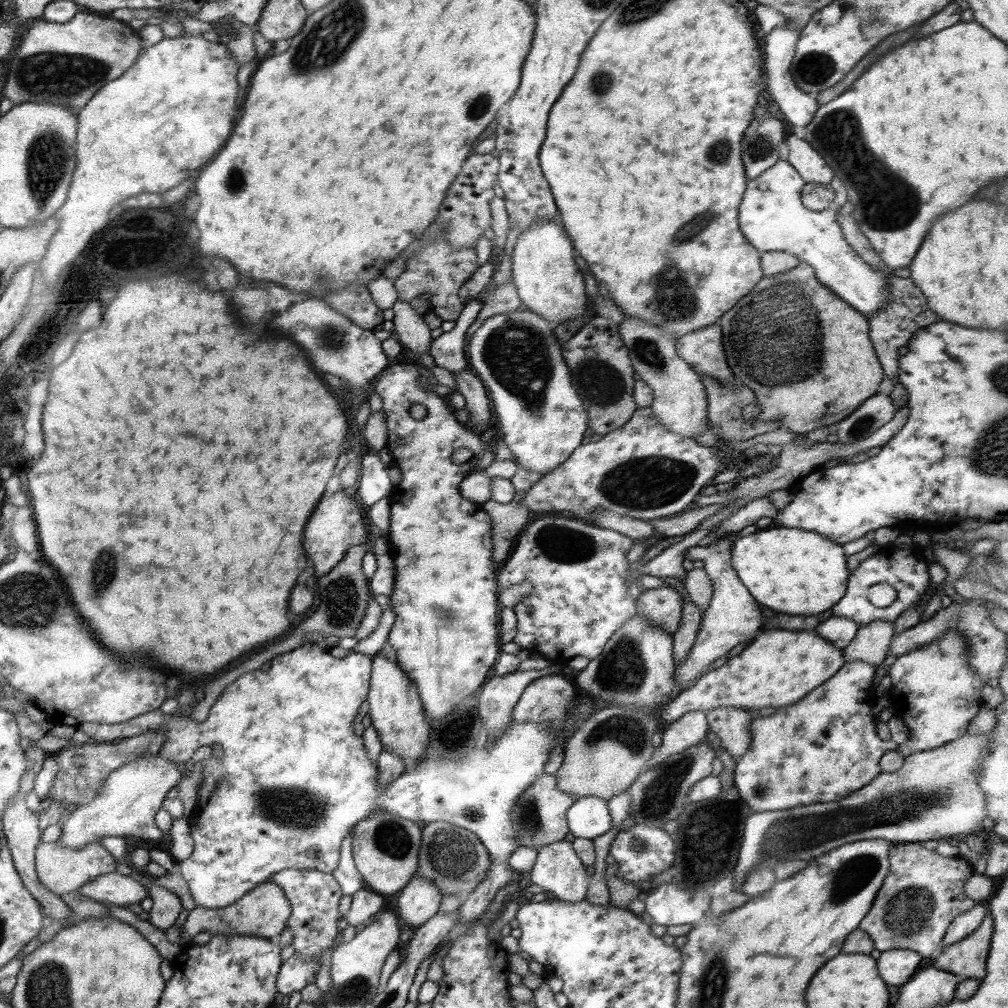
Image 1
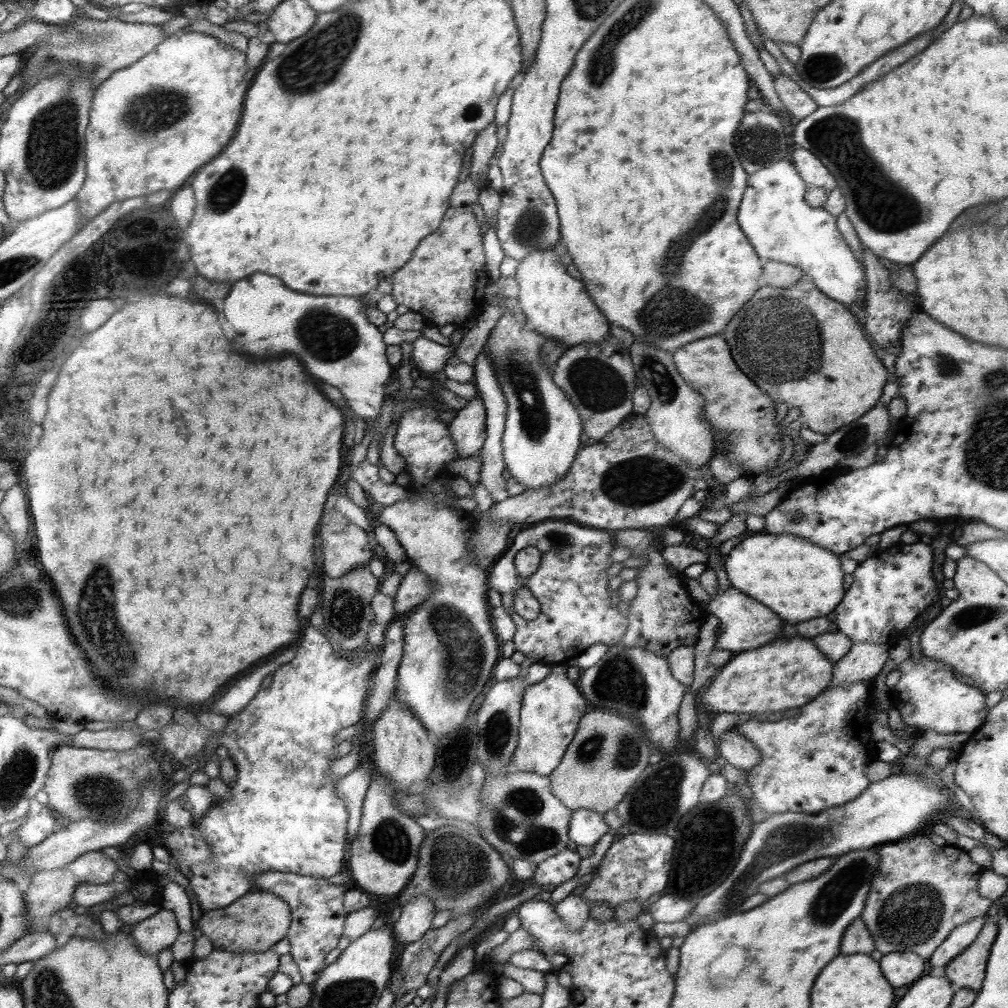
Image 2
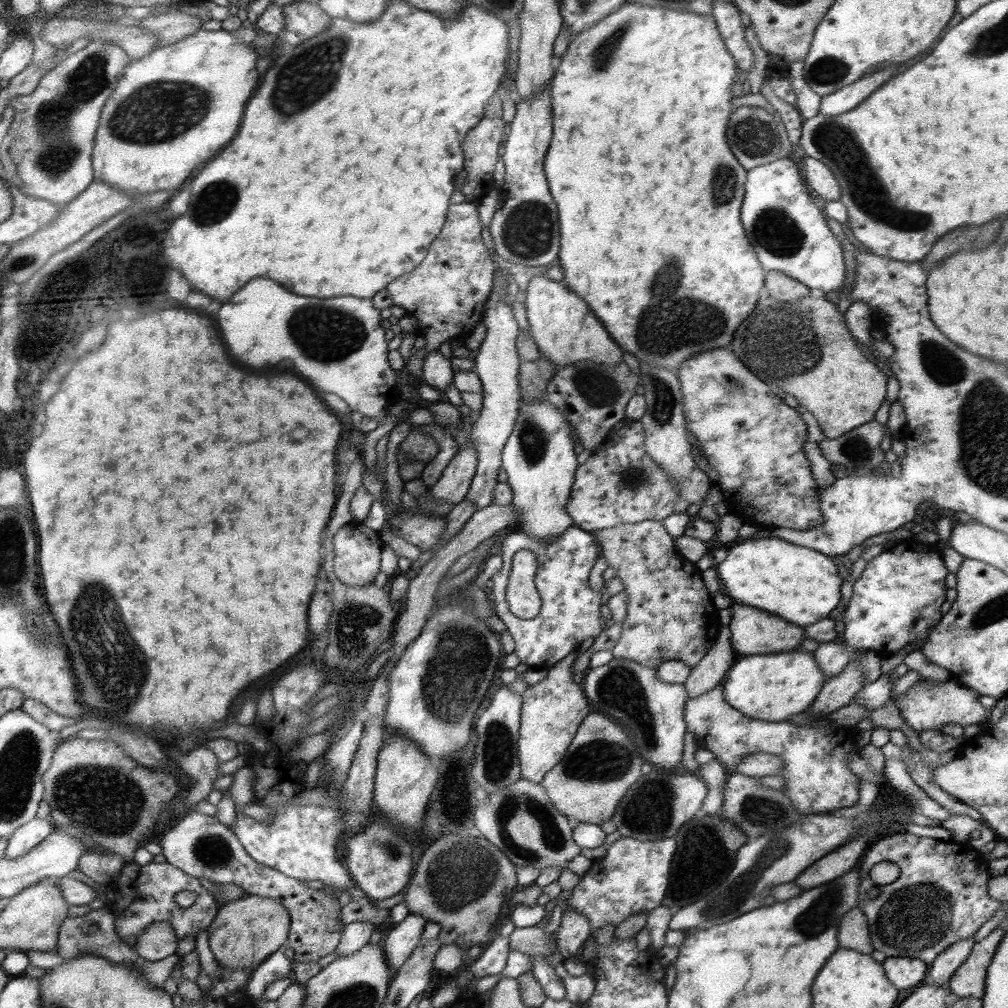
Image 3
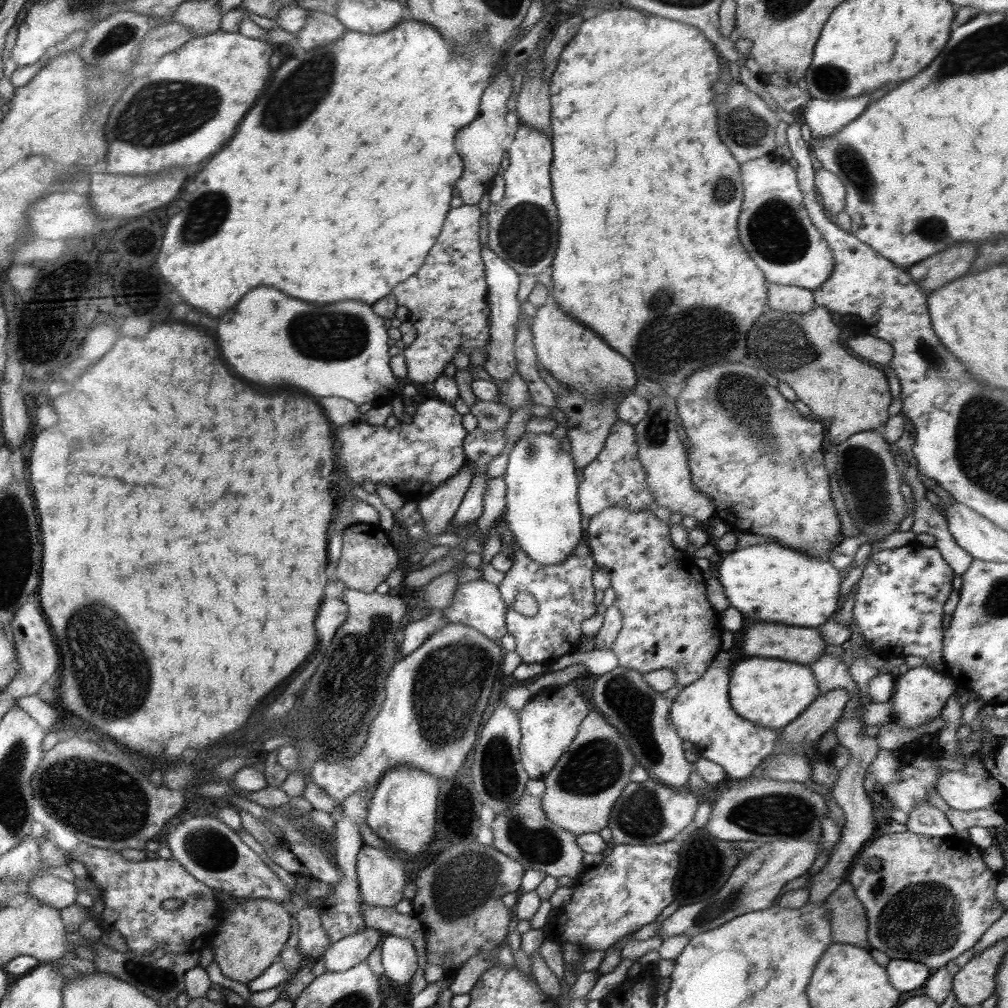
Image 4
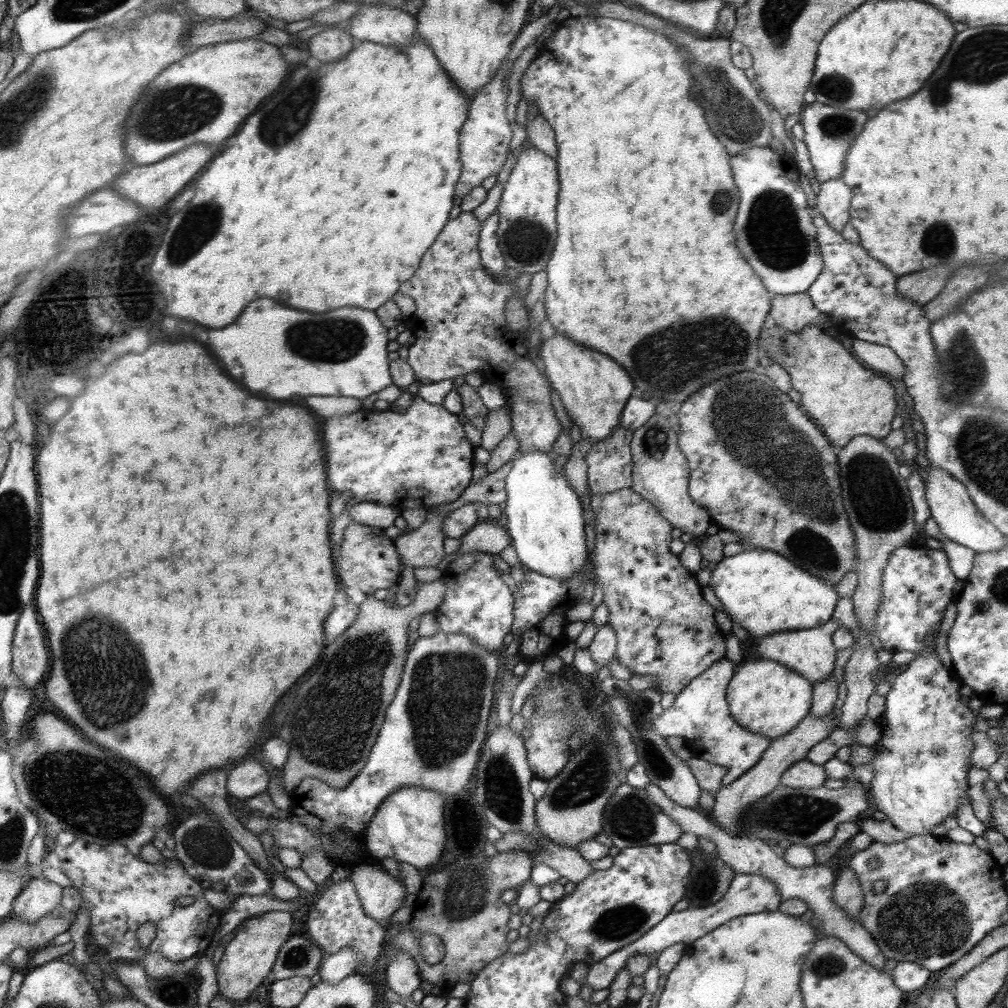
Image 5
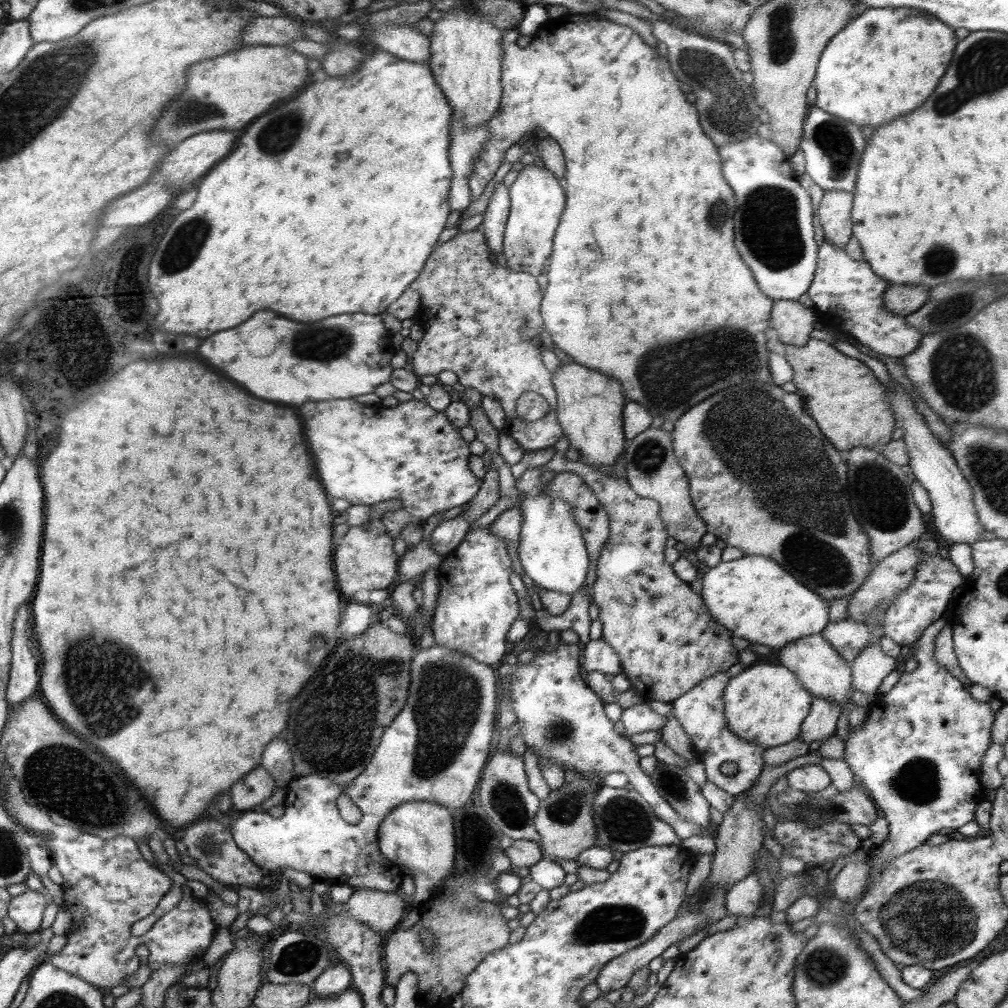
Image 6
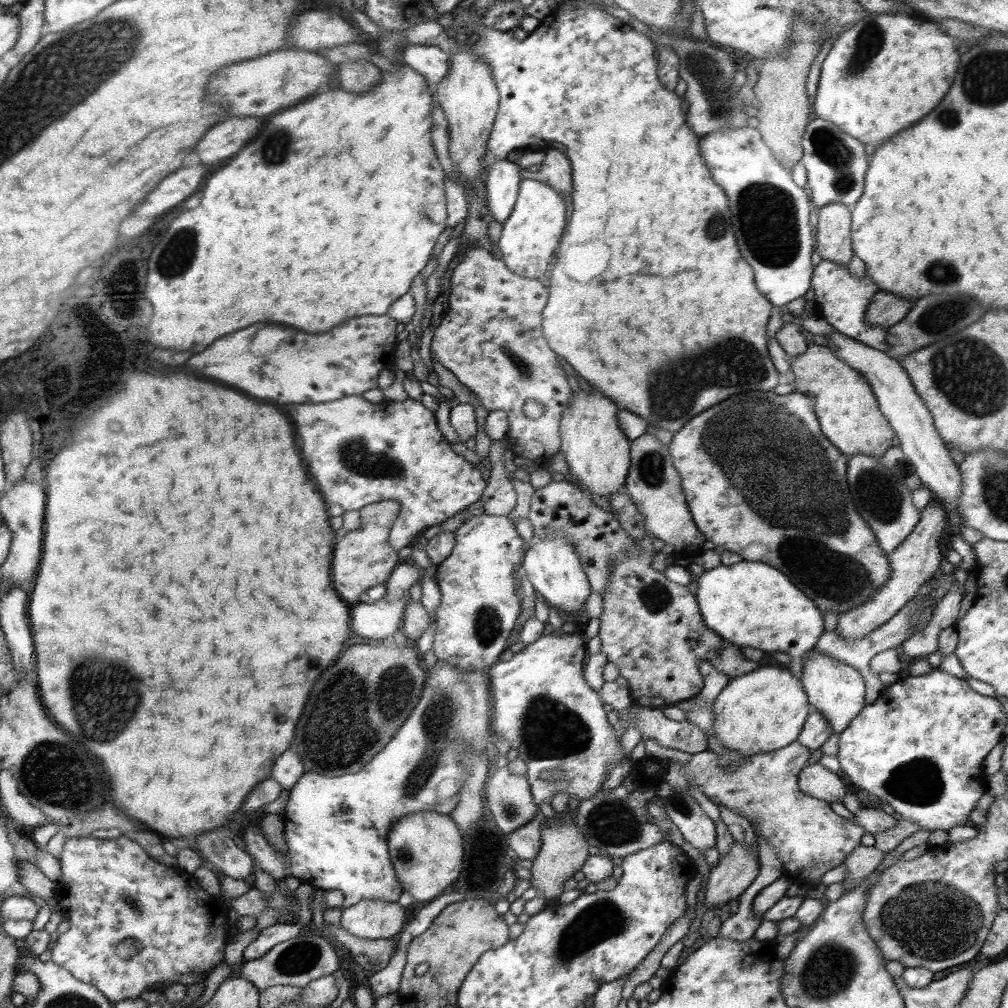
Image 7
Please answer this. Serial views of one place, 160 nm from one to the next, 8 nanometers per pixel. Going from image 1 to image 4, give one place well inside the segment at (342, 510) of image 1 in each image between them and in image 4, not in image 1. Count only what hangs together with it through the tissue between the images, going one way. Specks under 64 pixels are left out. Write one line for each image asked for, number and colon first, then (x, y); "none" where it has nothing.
2: (345, 546)
3: (358, 549)
4: (368, 556)

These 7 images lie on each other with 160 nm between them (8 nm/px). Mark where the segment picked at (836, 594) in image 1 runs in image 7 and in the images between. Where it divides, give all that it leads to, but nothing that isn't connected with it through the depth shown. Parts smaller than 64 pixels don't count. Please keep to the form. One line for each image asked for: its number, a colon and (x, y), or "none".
2: (798, 581)
3: (802, 586)
4: (767, 583)
5: (760, 590)
6: (753, 597)
7: (751, 604)

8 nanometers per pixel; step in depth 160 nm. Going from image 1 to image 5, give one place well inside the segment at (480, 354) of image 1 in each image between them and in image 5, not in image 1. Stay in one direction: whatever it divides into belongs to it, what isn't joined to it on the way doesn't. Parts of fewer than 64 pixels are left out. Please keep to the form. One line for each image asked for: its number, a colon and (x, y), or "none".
2: (541, 438)
3: (539, 458)
4: (542, 510)
5: (545, 521)

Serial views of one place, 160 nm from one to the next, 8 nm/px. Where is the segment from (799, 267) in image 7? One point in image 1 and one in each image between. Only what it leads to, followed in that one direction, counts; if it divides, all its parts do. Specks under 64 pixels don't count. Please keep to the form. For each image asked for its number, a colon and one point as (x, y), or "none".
1: (772, 217)
2: (780, 225)
3: (788, 232)
4: (775, 228)
5: (774, 229)
6: (774, 231)

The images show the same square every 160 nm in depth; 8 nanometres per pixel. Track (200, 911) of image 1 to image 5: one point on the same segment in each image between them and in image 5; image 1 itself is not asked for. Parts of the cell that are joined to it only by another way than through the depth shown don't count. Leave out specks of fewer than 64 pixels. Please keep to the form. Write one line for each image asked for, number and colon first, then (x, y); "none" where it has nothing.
2: (255, 922)
3: (245, 931)
4: (249, 938)
5: (248, 958)

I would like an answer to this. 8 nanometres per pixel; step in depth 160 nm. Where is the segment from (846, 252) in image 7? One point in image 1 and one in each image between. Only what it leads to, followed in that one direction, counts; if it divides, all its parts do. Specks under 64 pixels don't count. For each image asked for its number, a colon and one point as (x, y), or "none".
1: (811, 167)
2: (810, 168)
3: (818, 177)
4: (833, 193)
5: (833, 202)
6: (834, 212)

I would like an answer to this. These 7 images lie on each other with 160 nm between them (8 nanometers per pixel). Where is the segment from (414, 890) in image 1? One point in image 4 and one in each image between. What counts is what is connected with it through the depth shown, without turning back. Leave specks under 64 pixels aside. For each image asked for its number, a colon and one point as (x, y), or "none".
2: (415, 920)
3: (402, 940)
4: (398, 956)

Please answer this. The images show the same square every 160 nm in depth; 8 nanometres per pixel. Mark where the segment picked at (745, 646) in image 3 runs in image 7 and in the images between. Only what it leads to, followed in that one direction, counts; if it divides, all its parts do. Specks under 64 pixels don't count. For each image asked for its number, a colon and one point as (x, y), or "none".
4: (802, 645)
5: (811, 652)
6: (819, 668)
7: (836, 690)

